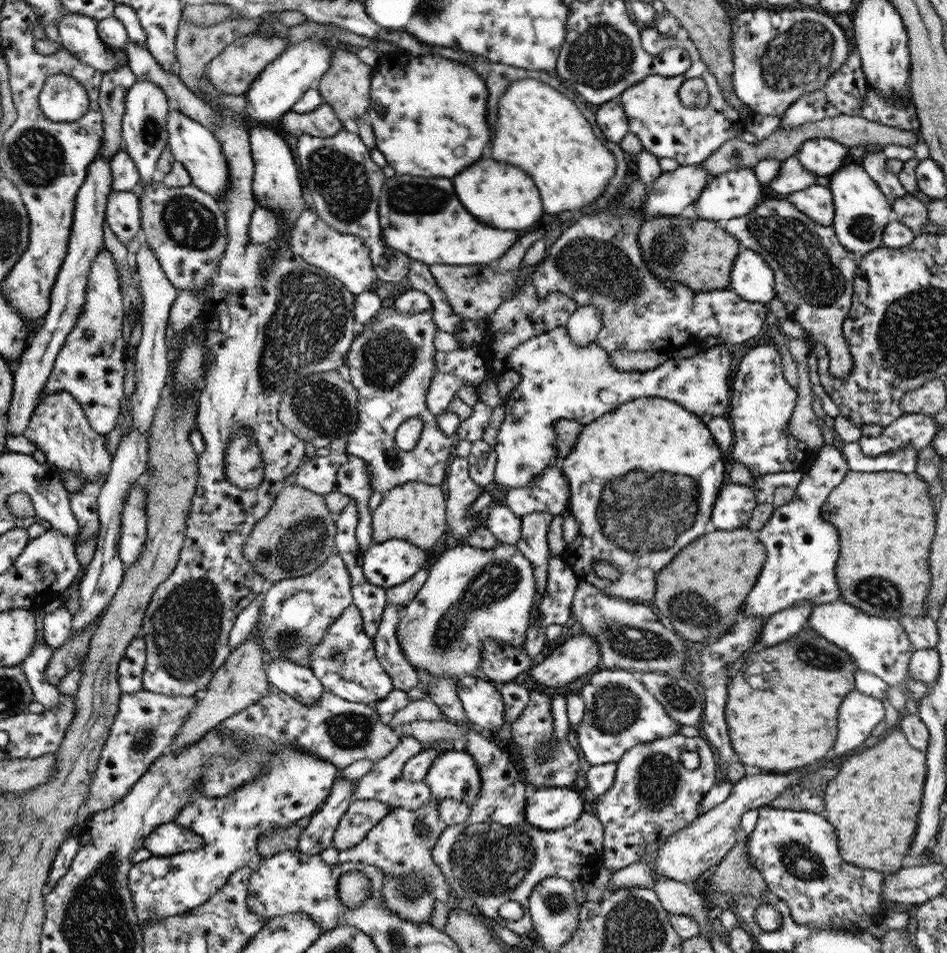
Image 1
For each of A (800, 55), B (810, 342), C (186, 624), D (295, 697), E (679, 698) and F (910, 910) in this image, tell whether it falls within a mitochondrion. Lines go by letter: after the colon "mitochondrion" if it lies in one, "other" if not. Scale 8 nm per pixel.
A: mitochondrion
B: other
C: mitochondrion
D: other
E: mitochondrion
F: other

